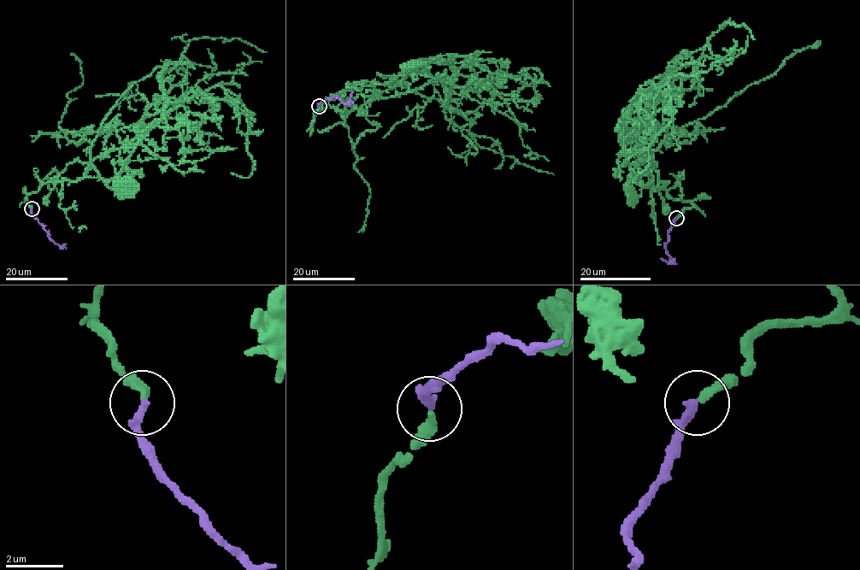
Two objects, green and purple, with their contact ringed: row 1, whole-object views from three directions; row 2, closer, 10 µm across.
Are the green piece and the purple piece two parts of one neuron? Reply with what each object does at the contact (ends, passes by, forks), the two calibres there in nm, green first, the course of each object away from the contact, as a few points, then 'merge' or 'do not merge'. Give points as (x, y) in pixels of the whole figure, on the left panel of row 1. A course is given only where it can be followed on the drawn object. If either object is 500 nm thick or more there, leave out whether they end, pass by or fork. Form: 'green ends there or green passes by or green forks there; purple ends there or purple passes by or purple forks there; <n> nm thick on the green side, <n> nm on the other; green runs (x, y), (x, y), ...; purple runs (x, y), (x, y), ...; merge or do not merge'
green ends there; purple ends there; 300 nm thick on the green side, 320 nm on the other; green runs (32, 208), (26, 197), (46, 182), (120, 176), (124, 185); purple runs (32, 208), (32, 214), (48, 236), (62, 248), (66, 244); merge

